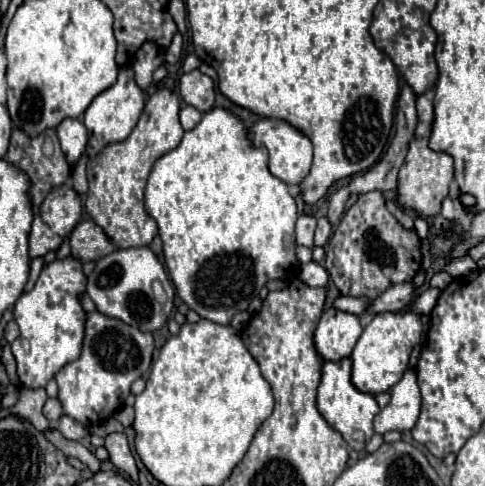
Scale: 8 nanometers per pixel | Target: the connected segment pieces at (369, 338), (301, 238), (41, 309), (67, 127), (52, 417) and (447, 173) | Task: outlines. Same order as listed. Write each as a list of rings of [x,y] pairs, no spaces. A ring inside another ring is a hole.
[[[382,312],[376,314],[374,320],[364,328],[360,340],[356,342],[350,360],[352,360],[352,384],[370,394],[388,392],[408,368],[408,358],[414,346],[422,340],[422,320],[420,316],[406,312],[406,314],[392,314]]]
[[[300,216],[296,222],[296,242],[300,246],[314,246],[314,230],[316,230],[316,220],[312,216]]]
[[[68,256],[66,260],[54,260],[52,264],[42,268],[42,274],[34,286],[34,290],[22,294],[14,306],[14,318],[20,326],[20,336],[12,342],[12,354],[16,358],[16,372],[20,386],[24,388],[44,388],[54,374],[66,366],[66,362],[74,362],[80,354],[82,338],[84,338],[84,320],[86,312],[82,310],[78,296],[86,290],[86,276],[82,274],[82,264]]]
[[[80,118],[74,120],[64,120],[58,128],[58,140],[62,146],[62,152],[66,156],[66,162],[70,166],[76,166],[80,156],[86,152],[86,144],[88,144],[88,130],[84,128]]]
[[[48,398],[48,400],[46,400],[46,404],[44,404],[44,416],[46,416],[52,424],[58,422],[58,418],[62,416],[62,406],[60,406],[58,398]]]
[[[426,90],[424,94],[418,96],[416,108],[418,108],[418,126],[414,132],[414,138],[410,140],[410,150],[408,156],[400,168],[398,174],[398,204],[404,210],[412,210],[422,218],[434,218],[440,214],[442,200],[448,194],[448,186],[454,178],[454,168],[452,168],[452,158],[444,152],[434,152],[428,148],[428,138],[430,138],[430,128],[434,120],[434,110],[432,110],[432,100],[434,100],[434,90]]]

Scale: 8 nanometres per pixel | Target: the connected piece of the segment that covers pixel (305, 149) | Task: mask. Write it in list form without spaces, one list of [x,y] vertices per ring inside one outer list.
[[[262,118],[256,124],[252,124],[248,128],[248,140],[252,142],[252,146],[266,146],[268,154],[270,154],[270,172],[280,178],[286,184],[300,184],[302,178],[308,174],[310,164],[312,164],[312,144],[310,140],[298,132],[296,128],[292,128],[288,122],[284,120],[274,120],[274,118]]]

